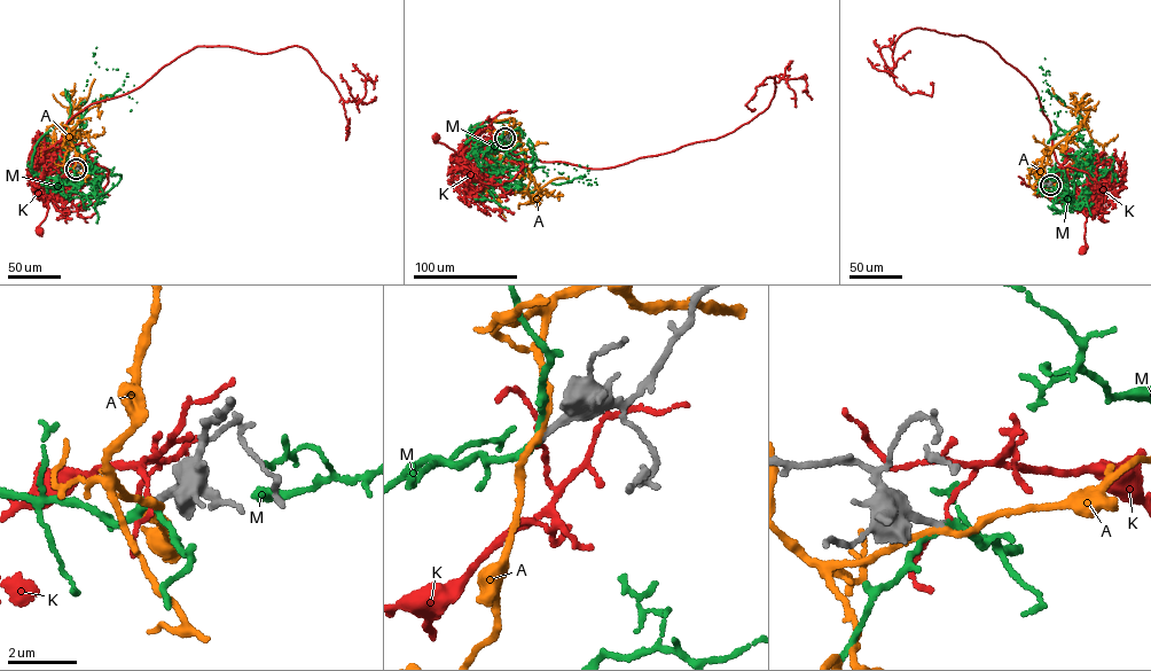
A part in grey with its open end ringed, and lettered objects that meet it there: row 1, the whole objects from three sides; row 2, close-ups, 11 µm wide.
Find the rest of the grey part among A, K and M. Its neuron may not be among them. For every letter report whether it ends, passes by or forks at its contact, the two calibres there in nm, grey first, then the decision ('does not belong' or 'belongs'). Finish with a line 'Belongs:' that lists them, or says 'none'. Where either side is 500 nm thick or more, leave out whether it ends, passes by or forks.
A: it passes by; 240 nm thick on the grey side, 190 nm on the other; does not belong
K: it passes by; 200 nm thick on the grey side, 100 nm on the other; does not belong
M: it passes by; 240 nm thick on the grey side, 160 nm on the other; belongs
Belongs: M

